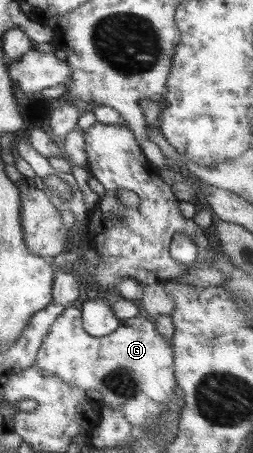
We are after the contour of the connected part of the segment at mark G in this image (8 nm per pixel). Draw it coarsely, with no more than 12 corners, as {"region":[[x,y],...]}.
{"region":[[78,304],[35,368],[155,429],[178,388],[172,341],[144,314],[101,338]]}

